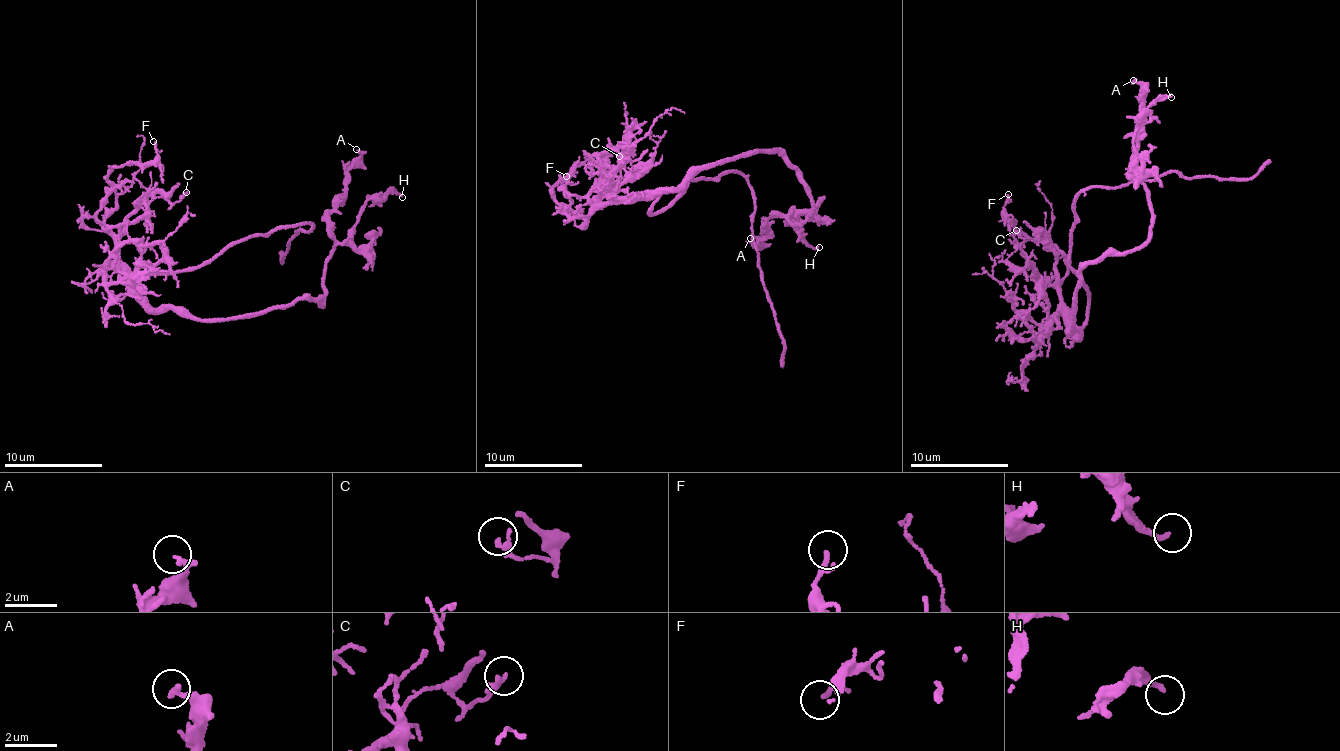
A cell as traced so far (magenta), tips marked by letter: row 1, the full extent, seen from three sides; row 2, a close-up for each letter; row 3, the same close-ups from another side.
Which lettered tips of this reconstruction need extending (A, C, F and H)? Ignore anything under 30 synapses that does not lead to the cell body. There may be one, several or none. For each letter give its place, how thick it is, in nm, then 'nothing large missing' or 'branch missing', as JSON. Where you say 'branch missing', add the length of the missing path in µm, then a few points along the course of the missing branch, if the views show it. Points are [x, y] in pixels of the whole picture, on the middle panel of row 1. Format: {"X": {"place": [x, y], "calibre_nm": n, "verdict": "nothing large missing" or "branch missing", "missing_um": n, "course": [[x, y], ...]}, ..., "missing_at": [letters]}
{"A": {"place": [750, 238], "calibre_nm": 240, "verdict": "nothing large missing"}, "C": {"place": [619, 156], "calibre_nm": 240, "verdict": "nothing large missing"}, "F": {"place": [566, 176], "calibre_nm": 110, "verdict": "nothing large missing"}, "H": {"place": [819, 247], "calibre_nm": 200, "verdict": "nothing large missing"}, "missing_at": []}

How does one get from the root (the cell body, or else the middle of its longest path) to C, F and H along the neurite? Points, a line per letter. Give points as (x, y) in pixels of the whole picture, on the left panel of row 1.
C: (144, 299), (119, 257), (118, 235), (125, 226), (125, 219), (152, 194), (159, 193), (171, 204), (186, 192)
F: (144, 299), (130, 278), (108, 229), (147, 216), (142, 203), (146, 192), (161, 181), (153, 141)
H: (144, 299), (197, 321), (252, 317), (307, 298), (318, 308), (324, 259), (362, 206), (392, 191), (402, 197)

